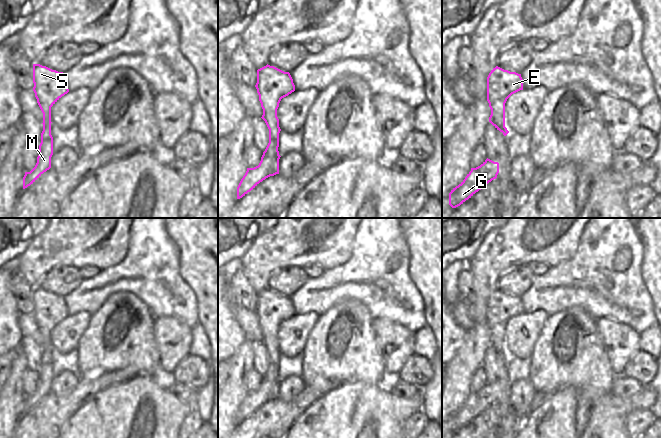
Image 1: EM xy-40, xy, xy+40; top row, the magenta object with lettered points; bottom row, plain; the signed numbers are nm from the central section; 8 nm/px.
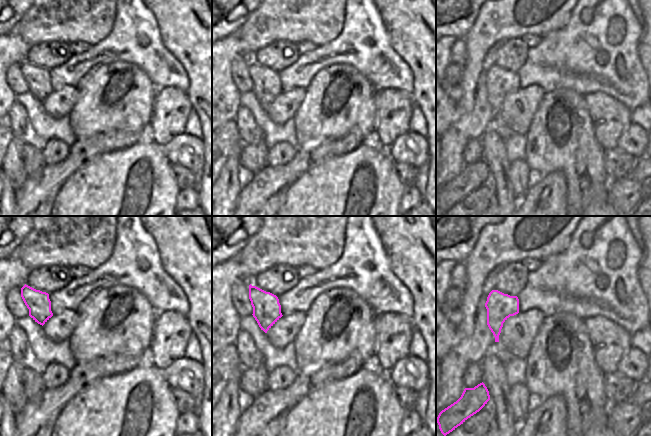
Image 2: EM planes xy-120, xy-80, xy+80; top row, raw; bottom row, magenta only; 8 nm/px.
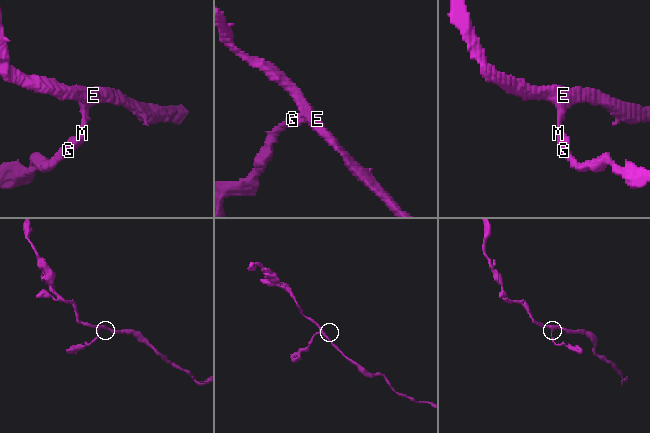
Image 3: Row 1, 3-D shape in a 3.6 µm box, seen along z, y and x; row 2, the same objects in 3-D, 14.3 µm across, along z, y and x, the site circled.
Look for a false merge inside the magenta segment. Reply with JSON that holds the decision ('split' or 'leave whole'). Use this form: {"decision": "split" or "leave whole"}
{"decision": "leave whole"}

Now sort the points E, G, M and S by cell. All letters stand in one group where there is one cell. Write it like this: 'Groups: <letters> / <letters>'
Groups: E G M S

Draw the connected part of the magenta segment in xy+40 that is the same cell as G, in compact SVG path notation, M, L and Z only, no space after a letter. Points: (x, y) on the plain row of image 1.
M486 383L480 390L471 392L465 403L449 417L449 429L456 432L497 402L499 387Z

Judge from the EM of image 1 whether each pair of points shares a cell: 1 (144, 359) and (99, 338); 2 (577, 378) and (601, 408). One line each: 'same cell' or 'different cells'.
1: same cell
2: different cells

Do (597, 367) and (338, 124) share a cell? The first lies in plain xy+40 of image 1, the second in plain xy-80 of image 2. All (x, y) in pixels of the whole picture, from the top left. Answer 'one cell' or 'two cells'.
one cell

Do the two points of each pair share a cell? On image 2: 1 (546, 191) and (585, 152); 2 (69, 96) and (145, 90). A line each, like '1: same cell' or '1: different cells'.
1: different cells
2: different cells

